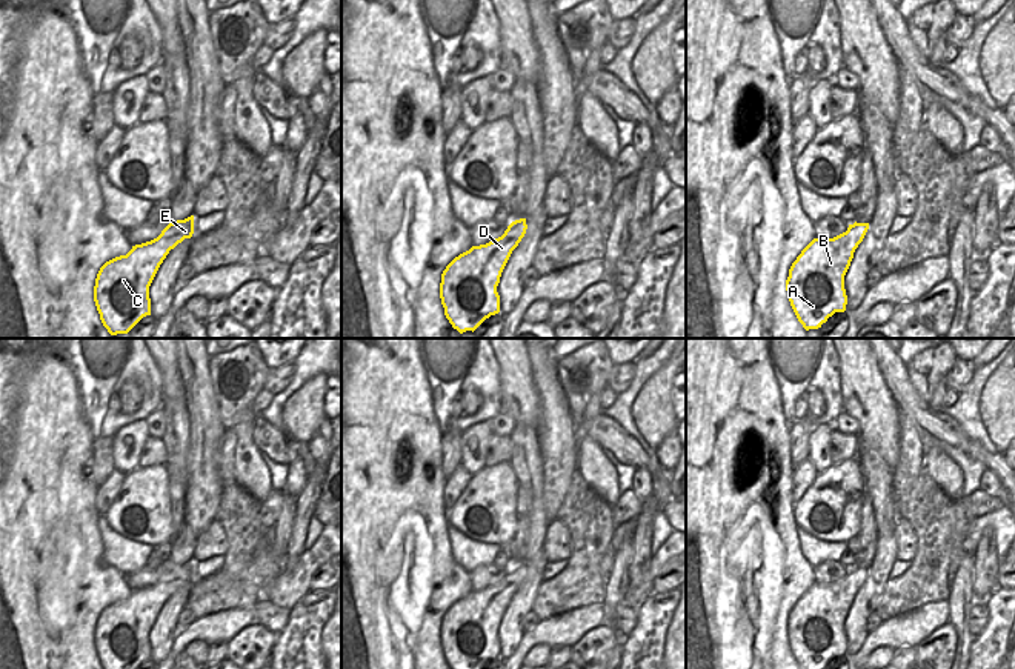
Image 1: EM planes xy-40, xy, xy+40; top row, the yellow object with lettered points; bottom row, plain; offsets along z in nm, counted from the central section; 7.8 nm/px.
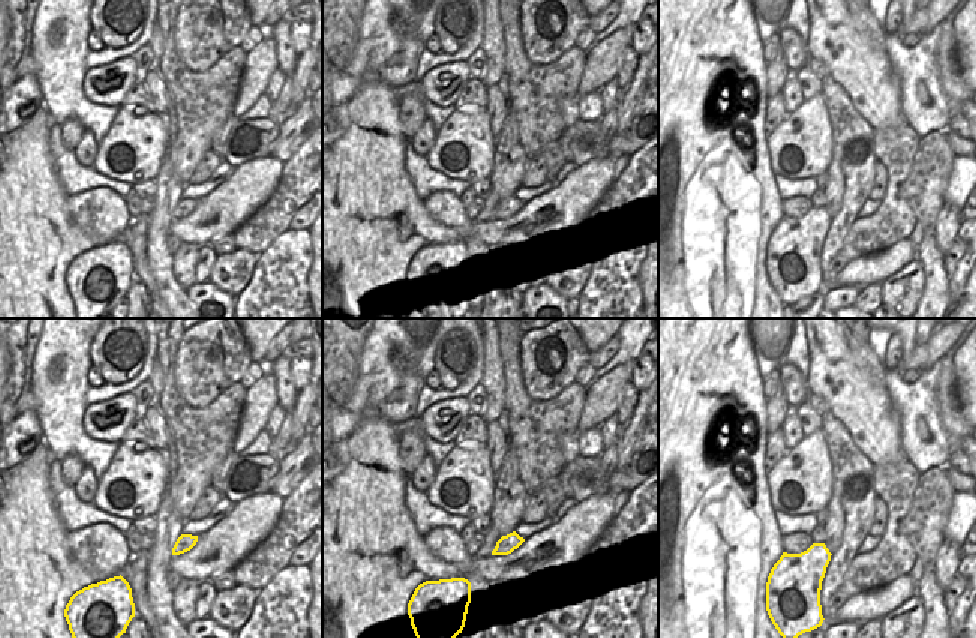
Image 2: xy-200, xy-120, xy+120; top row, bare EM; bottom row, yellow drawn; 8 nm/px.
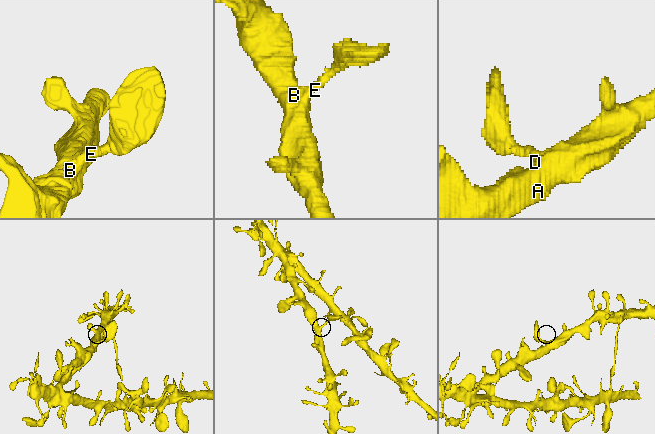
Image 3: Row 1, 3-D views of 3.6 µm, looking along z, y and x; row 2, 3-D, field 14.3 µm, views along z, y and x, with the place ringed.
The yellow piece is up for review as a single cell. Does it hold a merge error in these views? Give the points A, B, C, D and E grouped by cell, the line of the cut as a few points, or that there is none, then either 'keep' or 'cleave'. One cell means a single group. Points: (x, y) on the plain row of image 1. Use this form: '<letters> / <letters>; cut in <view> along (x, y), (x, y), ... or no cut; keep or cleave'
A B C D E; no cut; keep

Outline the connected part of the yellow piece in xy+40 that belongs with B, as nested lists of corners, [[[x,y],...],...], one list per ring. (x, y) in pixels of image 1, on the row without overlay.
[[[855,566],[849,569],[846,577],[834,583],[814,583],[792,607],[786,624],[786,635],[790,651],[801,669],[823,669],[835,657],[846,655],[847,640],[844,620],[867,574],[869,567]]]

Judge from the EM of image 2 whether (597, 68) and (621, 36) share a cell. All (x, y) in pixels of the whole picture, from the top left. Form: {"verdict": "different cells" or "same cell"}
{"verdict": "same cell"}

